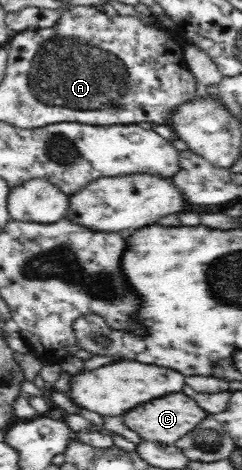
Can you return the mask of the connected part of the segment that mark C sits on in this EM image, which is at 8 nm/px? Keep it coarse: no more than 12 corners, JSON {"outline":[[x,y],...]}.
{"outline":[[171,392],[122,417],[142,440],[172,445],[208,416]]}

